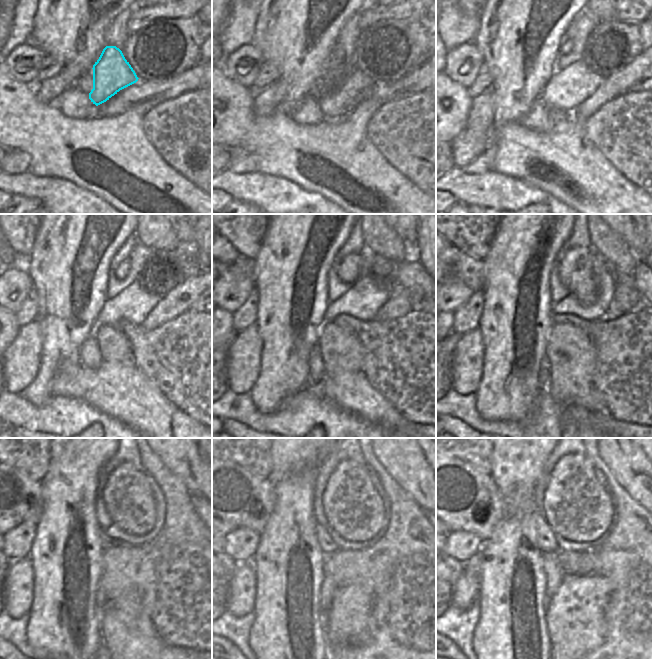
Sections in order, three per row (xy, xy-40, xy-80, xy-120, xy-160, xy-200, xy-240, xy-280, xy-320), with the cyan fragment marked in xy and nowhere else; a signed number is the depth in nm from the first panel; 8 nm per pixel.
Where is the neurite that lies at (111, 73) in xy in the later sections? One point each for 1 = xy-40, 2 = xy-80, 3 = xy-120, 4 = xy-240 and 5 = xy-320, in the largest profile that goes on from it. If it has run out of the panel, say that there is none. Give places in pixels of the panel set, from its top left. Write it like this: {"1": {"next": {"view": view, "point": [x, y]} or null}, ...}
{"1": {"next": {"view": "xy-40", "point": [336, 68]}}, "2": {"next": {"view": "xy-80", "point": [567, 45]}}, "3": {"next": {"view": "xy-120", "point": [122, 269]}}, "4": {"next": {"view": "xy-240", "point": [129, 501]}}, "5": {"next": {"view": "xy-320", "point": [575, 506]}}}

